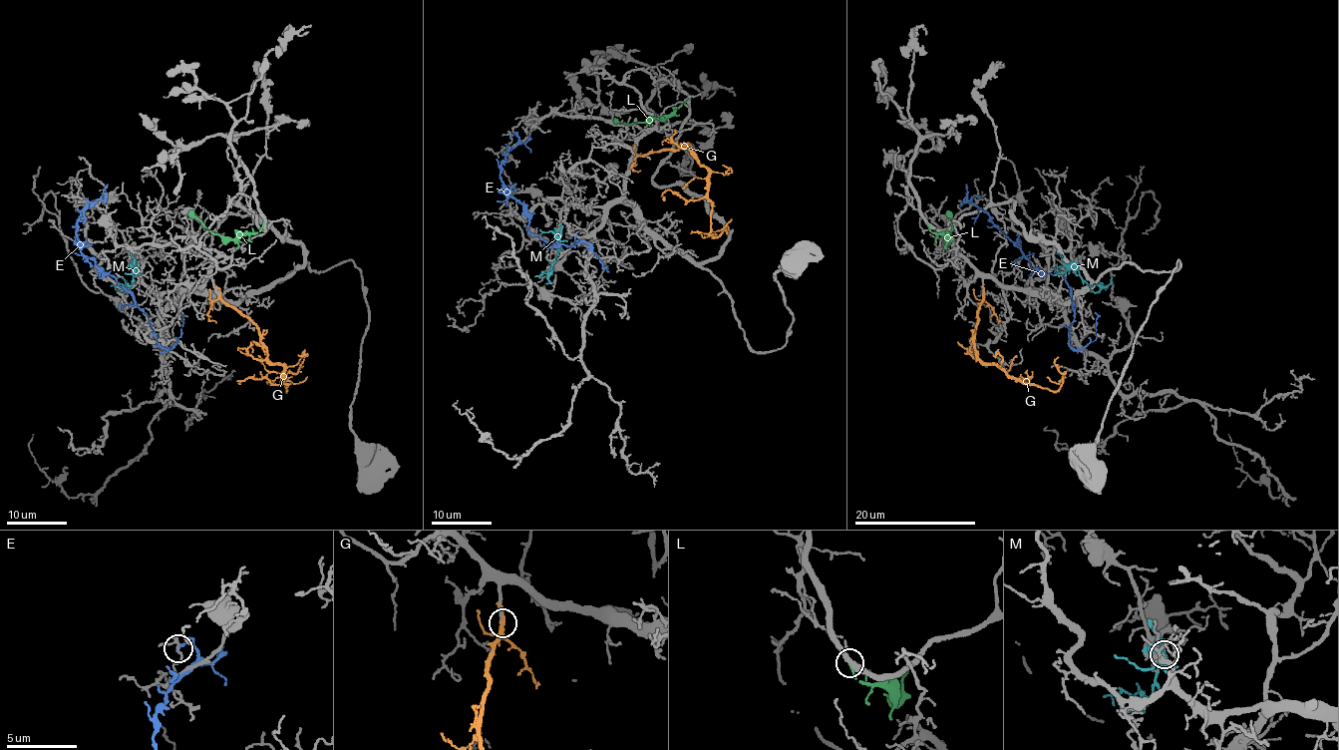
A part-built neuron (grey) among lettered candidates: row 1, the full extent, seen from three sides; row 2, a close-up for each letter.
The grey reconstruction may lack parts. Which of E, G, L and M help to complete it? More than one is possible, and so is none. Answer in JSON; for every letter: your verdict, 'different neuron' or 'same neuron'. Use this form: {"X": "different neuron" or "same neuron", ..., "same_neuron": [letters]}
{"E": "different neuron", "G": "same neuron", "L": "different neuron", "M": "different neuron", "same_neuron": ["G"]}

